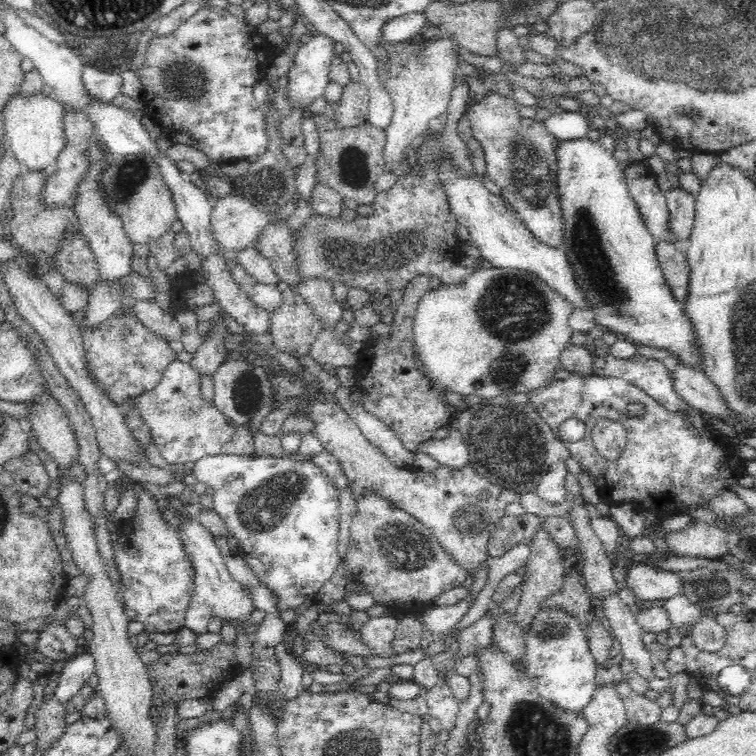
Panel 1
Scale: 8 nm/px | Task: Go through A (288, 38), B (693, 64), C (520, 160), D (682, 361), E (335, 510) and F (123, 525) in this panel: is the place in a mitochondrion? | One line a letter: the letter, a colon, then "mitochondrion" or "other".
A: other
B: mitochondrion
C: mitochondrion
D: other
E: other
F: other

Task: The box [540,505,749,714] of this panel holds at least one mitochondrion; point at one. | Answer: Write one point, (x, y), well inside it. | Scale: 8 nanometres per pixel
(714, 588)

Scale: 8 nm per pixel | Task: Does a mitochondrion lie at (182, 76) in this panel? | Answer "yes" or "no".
yes

